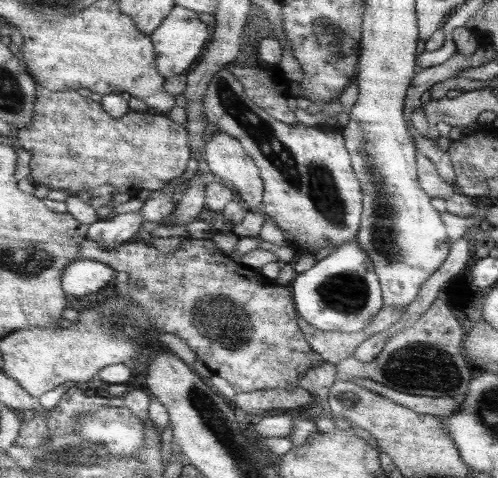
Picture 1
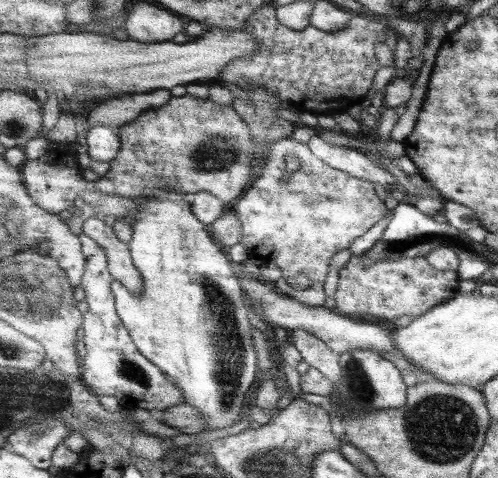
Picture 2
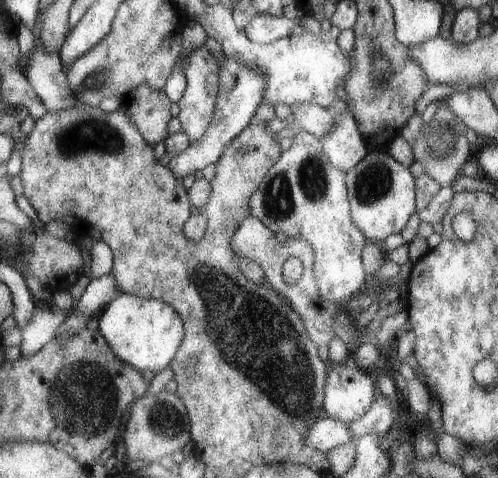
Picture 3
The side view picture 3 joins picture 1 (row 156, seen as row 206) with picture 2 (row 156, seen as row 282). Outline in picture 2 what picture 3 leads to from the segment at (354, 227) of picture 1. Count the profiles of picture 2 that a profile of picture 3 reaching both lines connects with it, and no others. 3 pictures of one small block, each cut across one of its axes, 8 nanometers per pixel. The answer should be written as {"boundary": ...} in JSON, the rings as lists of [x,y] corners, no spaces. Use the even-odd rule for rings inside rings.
{"boundary":[[[319,136],[309,138],[307,148],[313,154],[313,158],[321,160],[327,168],[333,168],[333,170],[343,172],[343,174],[347,174],[351,178],[357,178],[357,180],[367,180],[369,184],[377,182],[383,188],[385,186],[395,186],[397,188],[397,180],[383,168],[383,164],[373,164],[359,150],[331,146],[325,140],[321,140]]]}

